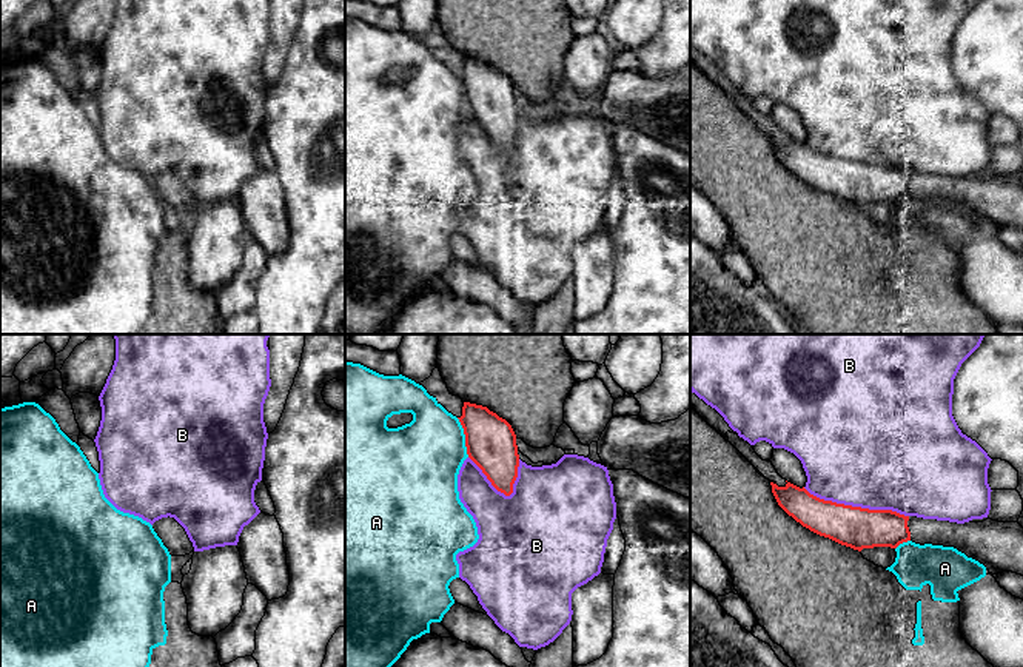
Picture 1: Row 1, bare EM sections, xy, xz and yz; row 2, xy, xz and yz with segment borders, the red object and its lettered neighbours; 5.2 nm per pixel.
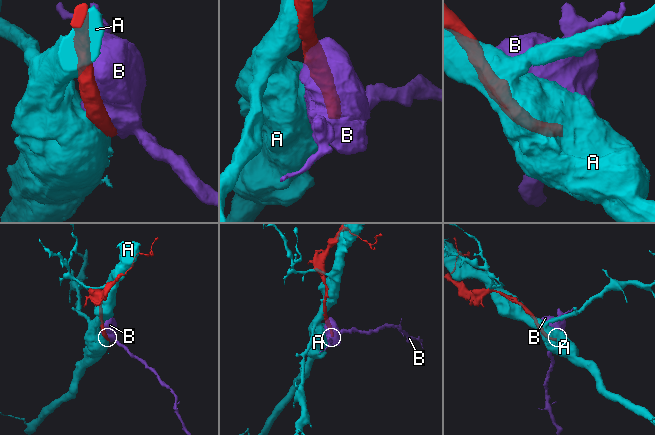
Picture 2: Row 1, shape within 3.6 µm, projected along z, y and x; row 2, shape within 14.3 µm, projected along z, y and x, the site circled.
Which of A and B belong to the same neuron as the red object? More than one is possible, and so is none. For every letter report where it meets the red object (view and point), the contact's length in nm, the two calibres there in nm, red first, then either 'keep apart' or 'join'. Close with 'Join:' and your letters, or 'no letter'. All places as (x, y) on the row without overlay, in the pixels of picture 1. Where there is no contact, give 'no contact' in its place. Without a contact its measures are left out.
A: contact xz (466, 93); length 220 nm; calibres 260 and 400 nm; keep apart
B: contact yz (855, 162); length 550 nm; calibres 220 and 480 nm; keep apart
Join: no letter

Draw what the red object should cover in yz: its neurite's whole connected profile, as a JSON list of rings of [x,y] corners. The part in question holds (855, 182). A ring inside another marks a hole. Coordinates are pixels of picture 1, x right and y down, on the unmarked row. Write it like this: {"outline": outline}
{"outline": [[[790,137],[770,140],[778,160],[797,177],[854,205],[897,203],[907,196],[954,202],[992,230],[1012,226],[1023,231],[1023,182],[1018,177],[923,174],[824,156]]]}

